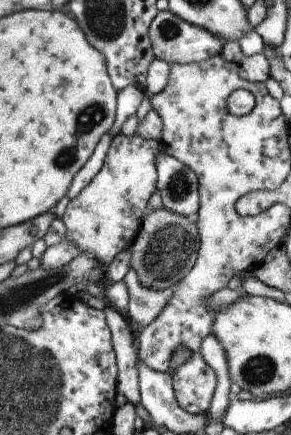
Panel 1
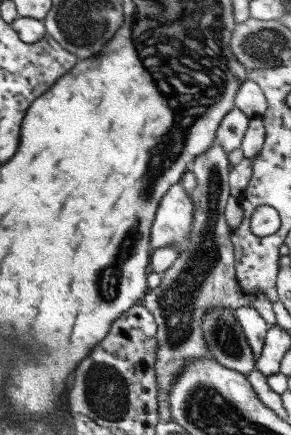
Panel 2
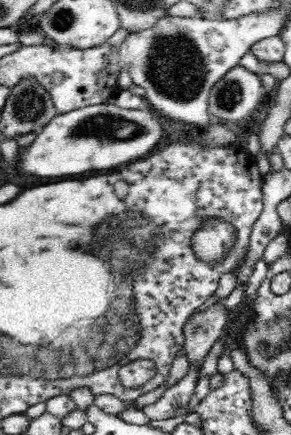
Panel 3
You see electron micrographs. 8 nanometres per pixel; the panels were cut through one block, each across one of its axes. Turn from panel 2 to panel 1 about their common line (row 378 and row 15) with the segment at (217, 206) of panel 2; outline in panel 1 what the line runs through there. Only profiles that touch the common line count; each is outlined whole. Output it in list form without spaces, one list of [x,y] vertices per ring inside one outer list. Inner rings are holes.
[[[165,10],[159,12],[151,24],[149,24],[149,40],[151,40],[151,48],[155,54],[155,60],[163,60],[167,64],[197,64],[197,62],[205,62],[211,56],[219,56],[221,48],[223,48],[223,40],[215,38],[211,32],[201,30],[185,20],[181,20],[179,16],[175,16],[173,12]]]

